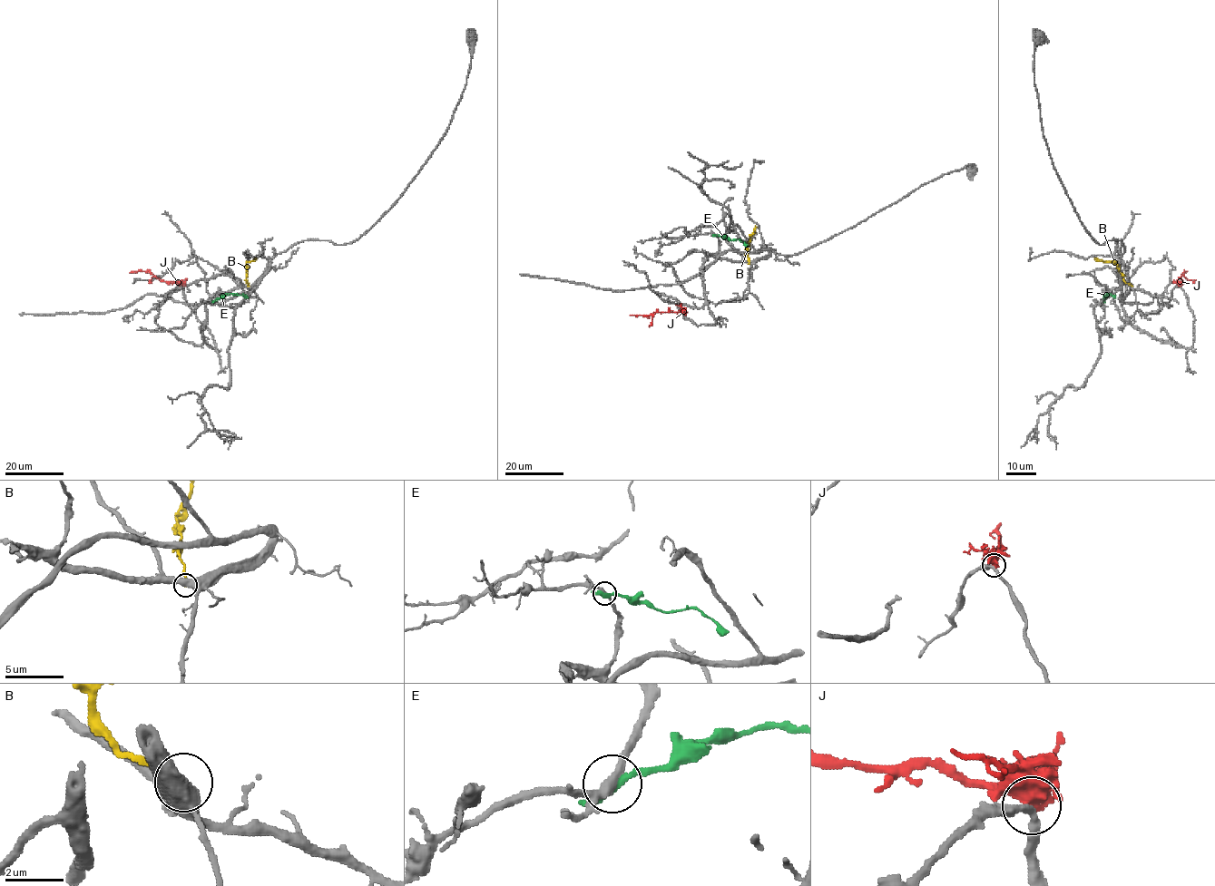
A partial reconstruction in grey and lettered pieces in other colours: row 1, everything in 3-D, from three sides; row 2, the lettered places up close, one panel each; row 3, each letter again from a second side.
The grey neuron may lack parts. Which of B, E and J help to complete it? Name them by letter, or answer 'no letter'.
no letter

